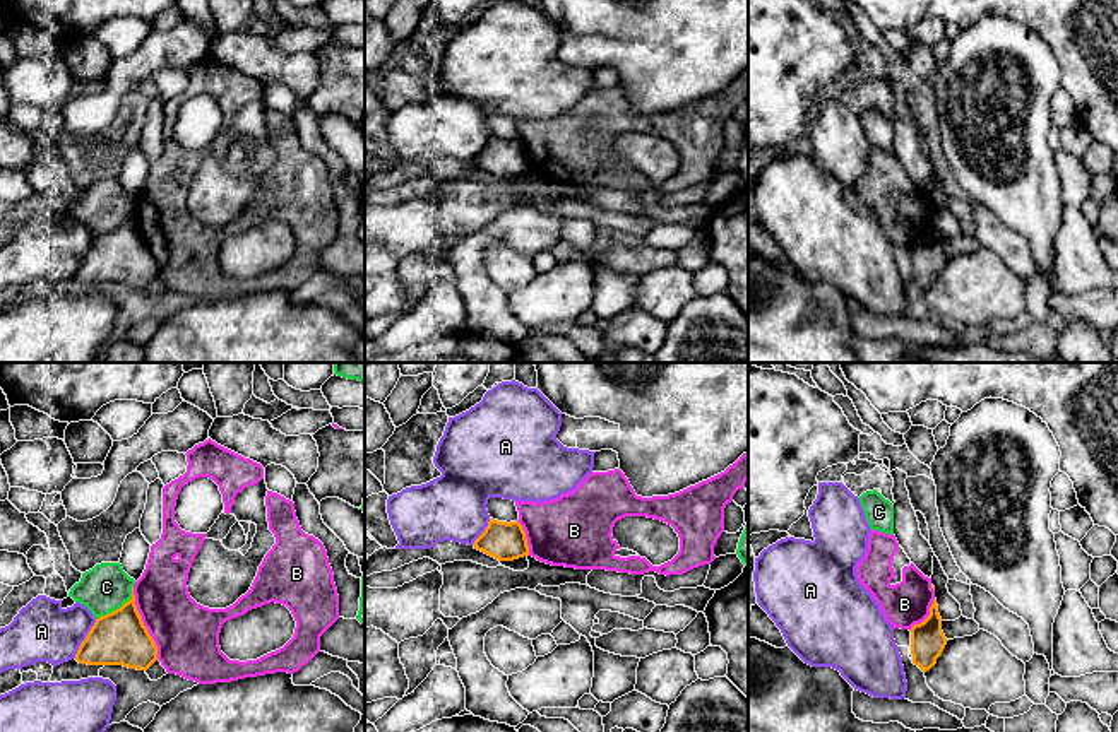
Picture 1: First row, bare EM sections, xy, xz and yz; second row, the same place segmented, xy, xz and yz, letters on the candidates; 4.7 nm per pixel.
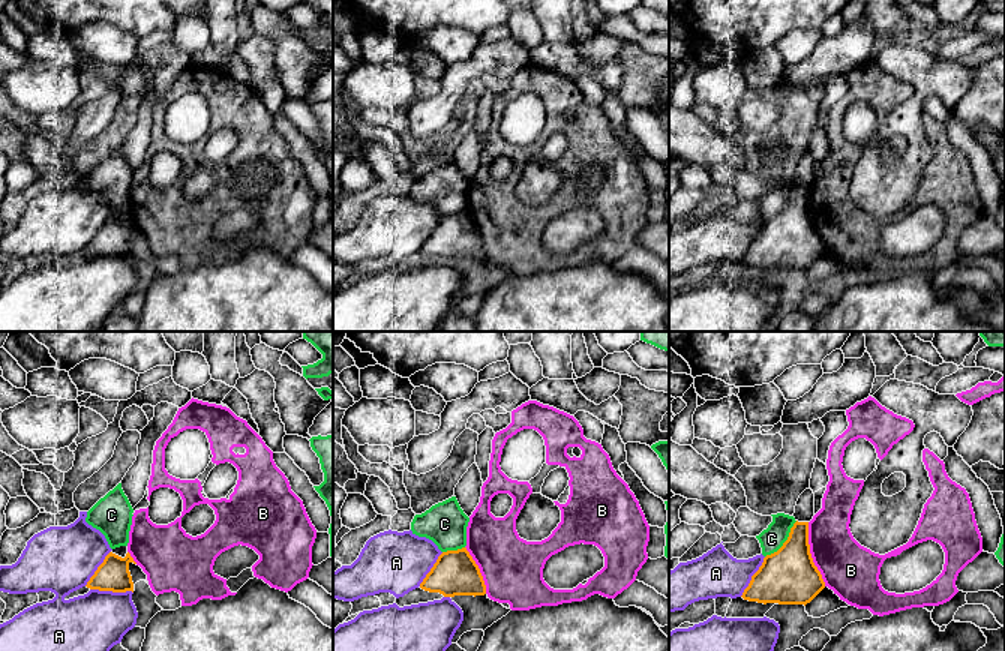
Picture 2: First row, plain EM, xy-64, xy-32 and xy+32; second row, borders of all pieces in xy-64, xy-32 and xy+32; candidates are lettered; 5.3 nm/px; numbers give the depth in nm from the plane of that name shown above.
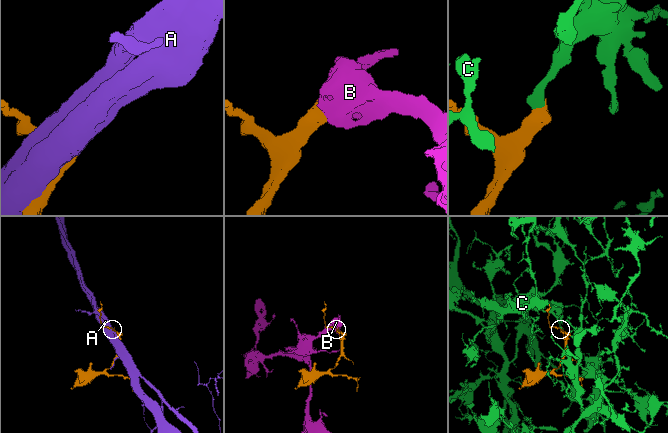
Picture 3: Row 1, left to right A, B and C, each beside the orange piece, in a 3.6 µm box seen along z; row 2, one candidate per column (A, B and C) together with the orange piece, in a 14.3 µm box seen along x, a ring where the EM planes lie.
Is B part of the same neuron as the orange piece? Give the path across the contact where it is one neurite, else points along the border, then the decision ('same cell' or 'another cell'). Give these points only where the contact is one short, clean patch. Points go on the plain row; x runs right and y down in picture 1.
border along xy (132, 204), (136, 226), (156, 264), (158, 276); another cell

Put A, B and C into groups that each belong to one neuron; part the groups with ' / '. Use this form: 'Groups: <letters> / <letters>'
Groups: A / B / C

